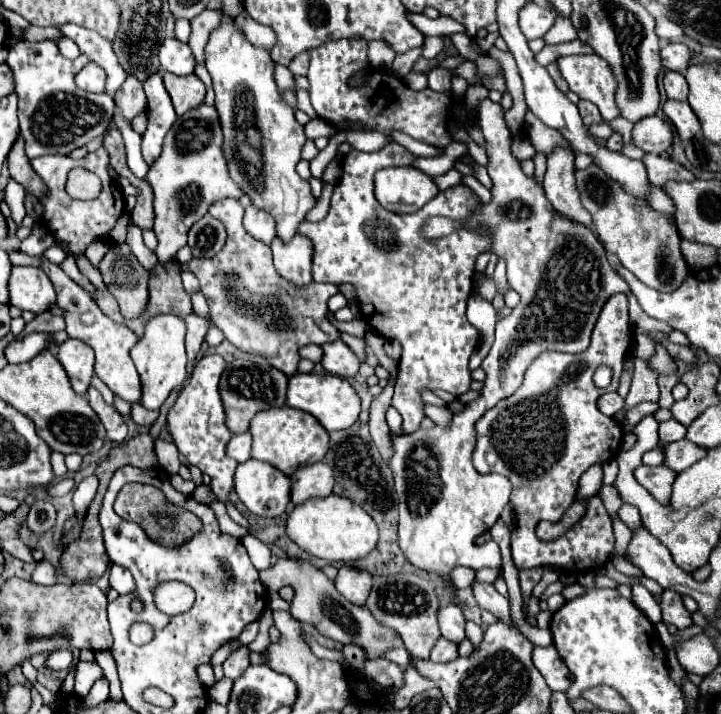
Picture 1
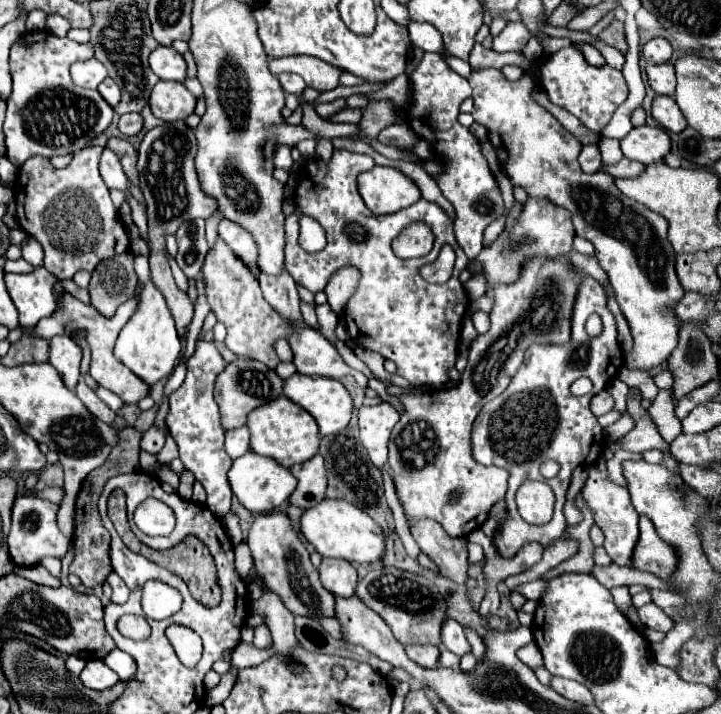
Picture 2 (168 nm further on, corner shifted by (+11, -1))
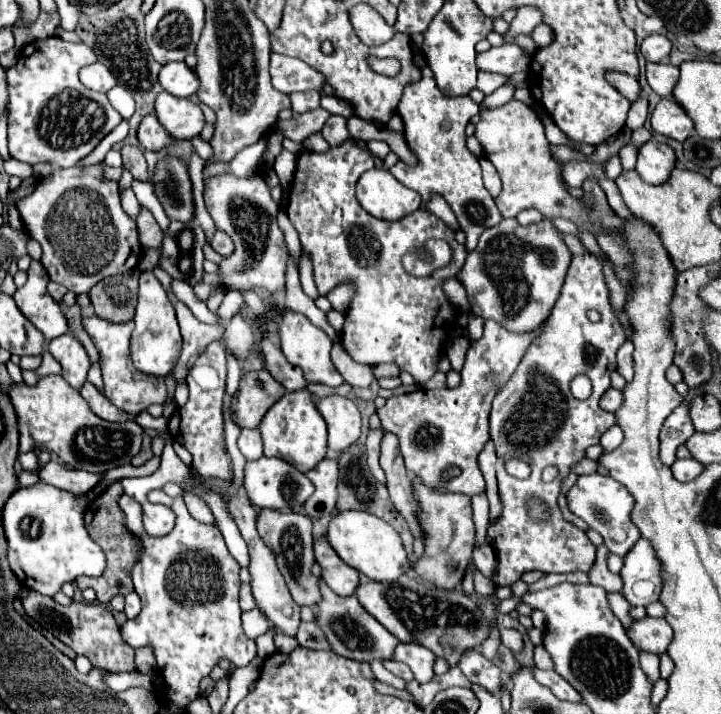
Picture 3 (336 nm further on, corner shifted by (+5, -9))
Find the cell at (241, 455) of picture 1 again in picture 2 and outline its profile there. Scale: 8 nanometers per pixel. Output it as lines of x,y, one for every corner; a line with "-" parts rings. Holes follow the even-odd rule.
239,427
239,429
227,431
225,433
225,449
227,449
231,459
237,459
243,453
247,453
251,449
249,447
249,429
247,427

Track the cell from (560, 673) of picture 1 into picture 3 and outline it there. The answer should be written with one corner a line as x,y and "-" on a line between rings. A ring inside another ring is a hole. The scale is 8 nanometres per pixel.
500,628
500,637
502,643
514,652
520,652
523,649
523,636
515,629

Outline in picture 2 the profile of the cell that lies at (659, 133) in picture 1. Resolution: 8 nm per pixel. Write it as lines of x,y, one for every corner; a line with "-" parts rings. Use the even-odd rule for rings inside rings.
635,127
621,139
621,151
625,157
651,165
661,161
671,149
671,139
661,127

